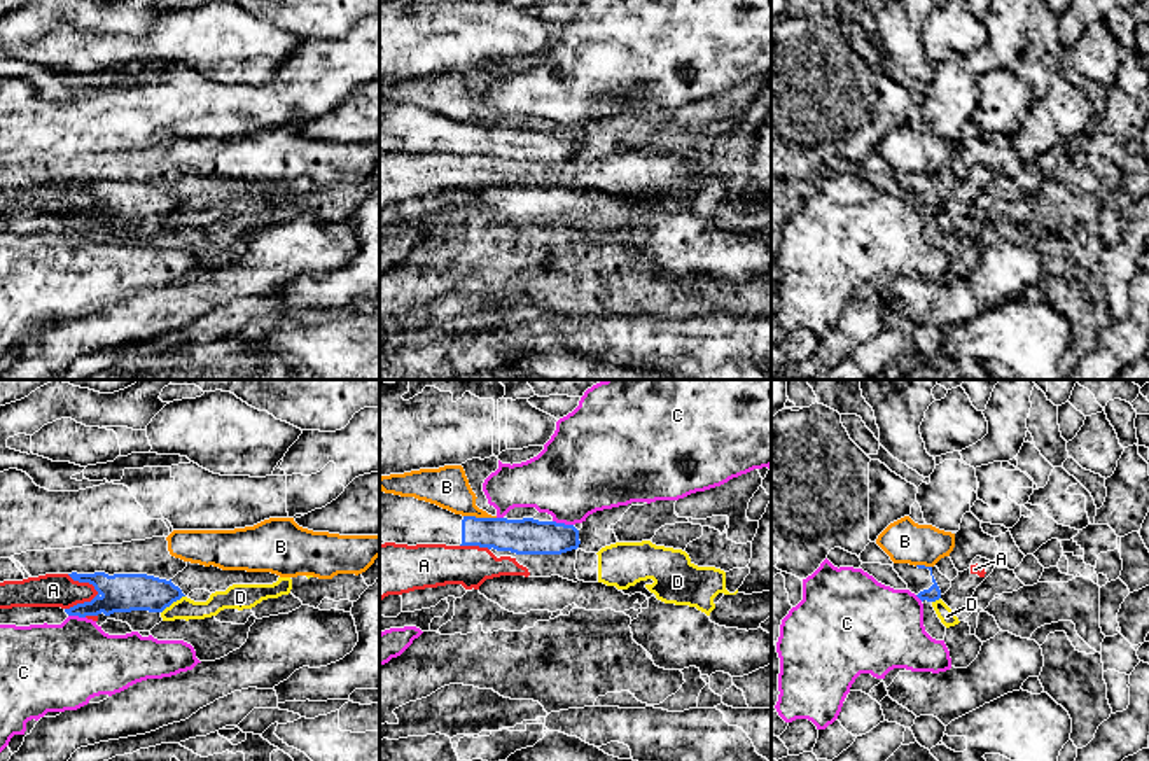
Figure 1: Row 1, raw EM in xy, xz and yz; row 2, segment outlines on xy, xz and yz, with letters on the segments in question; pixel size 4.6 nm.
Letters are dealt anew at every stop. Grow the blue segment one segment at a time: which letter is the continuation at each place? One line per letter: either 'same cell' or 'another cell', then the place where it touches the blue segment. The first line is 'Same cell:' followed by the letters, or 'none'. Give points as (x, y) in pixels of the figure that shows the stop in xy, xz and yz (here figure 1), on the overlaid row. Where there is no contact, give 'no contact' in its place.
Same cell: none
A: another cell; meets blue in xy at (84, 581)
B: another cell; meets blue in xz at (480, 518)
C: another cell; meets blue in xz at (564, 523)
D: another cell; meets blue in xy at (172, 602)

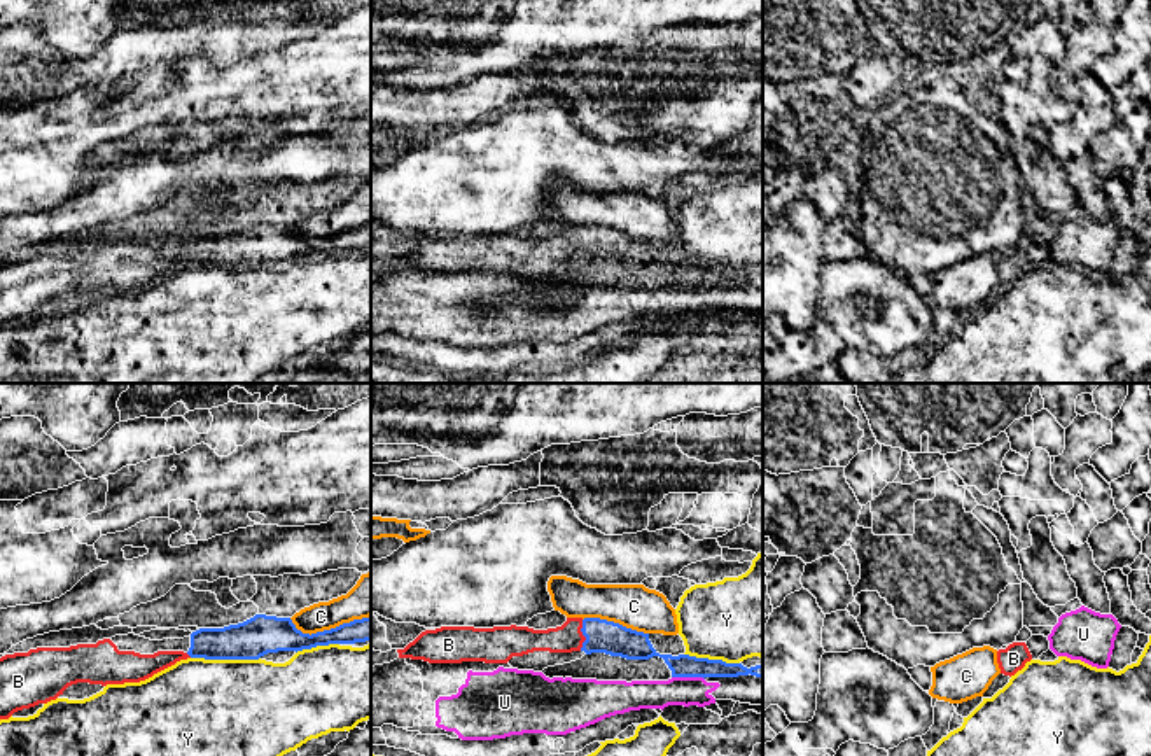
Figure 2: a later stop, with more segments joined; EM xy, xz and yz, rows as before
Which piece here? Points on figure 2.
Same cell: B
B: same cell; meets blue in xz at (583, 634)
C: another cell; meets blue in xy at (327, 630)
U: another cell; meets blue in xz at (688, 676)
Y: another cell; meets blue in xy at (226, 658)

